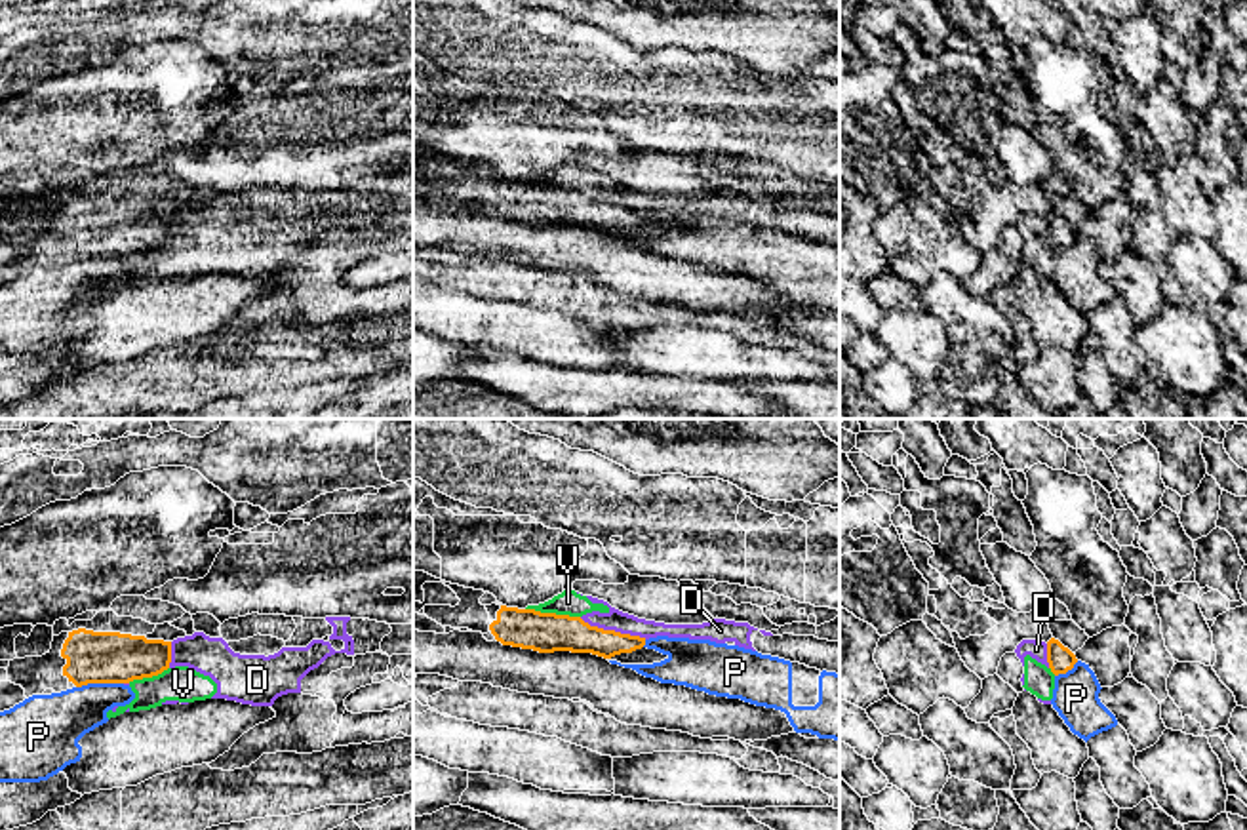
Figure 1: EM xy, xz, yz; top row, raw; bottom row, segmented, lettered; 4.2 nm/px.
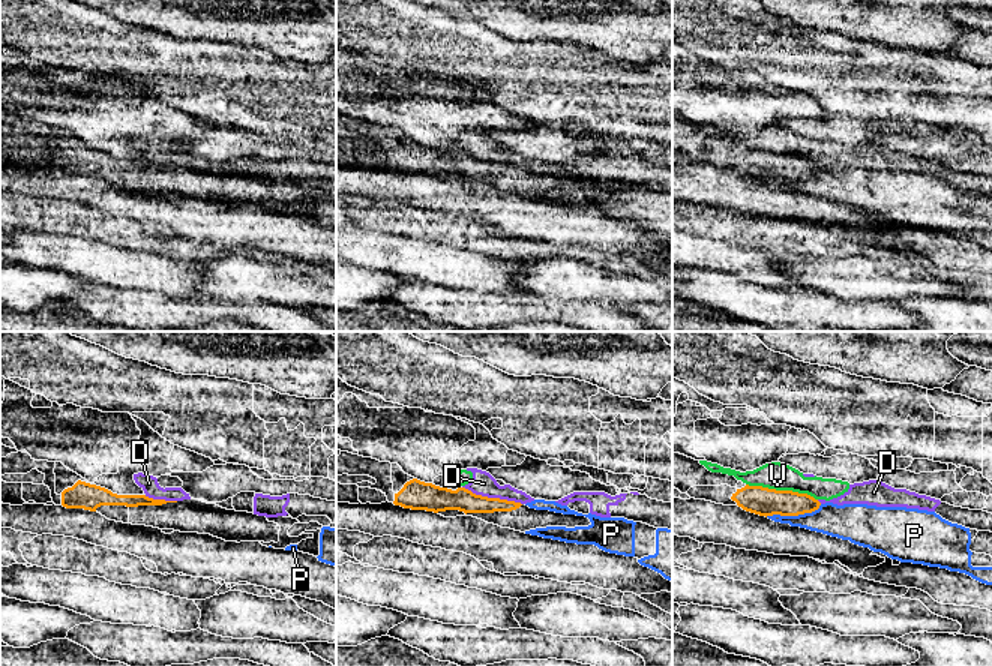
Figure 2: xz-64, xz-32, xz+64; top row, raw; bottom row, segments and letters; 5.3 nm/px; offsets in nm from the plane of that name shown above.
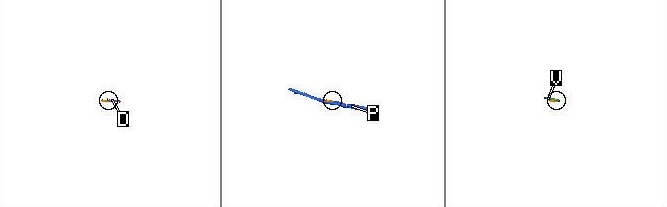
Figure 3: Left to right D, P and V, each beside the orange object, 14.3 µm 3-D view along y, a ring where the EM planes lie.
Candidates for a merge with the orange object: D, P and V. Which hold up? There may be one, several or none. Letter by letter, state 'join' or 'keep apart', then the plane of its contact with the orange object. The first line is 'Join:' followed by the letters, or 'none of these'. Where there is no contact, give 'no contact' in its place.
Join: none of these
D: keep apart; contact in xz
P: keep apart; contact in xy
V: keep apart; contact in xz

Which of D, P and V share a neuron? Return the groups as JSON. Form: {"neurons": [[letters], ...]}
{"neurons": [["D", "V"], ["P"]]}

